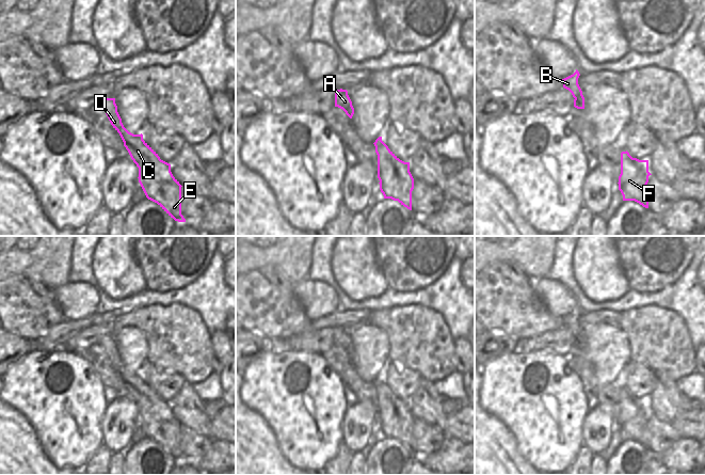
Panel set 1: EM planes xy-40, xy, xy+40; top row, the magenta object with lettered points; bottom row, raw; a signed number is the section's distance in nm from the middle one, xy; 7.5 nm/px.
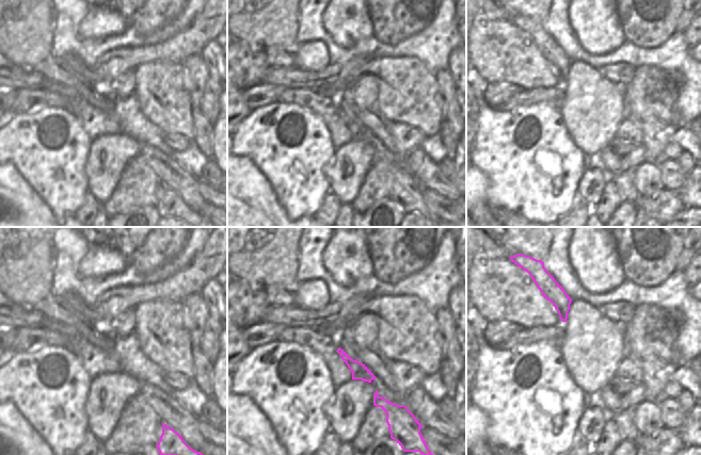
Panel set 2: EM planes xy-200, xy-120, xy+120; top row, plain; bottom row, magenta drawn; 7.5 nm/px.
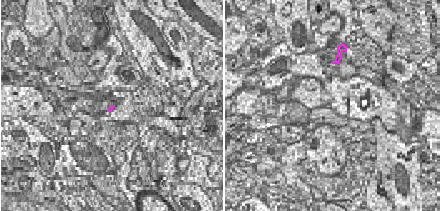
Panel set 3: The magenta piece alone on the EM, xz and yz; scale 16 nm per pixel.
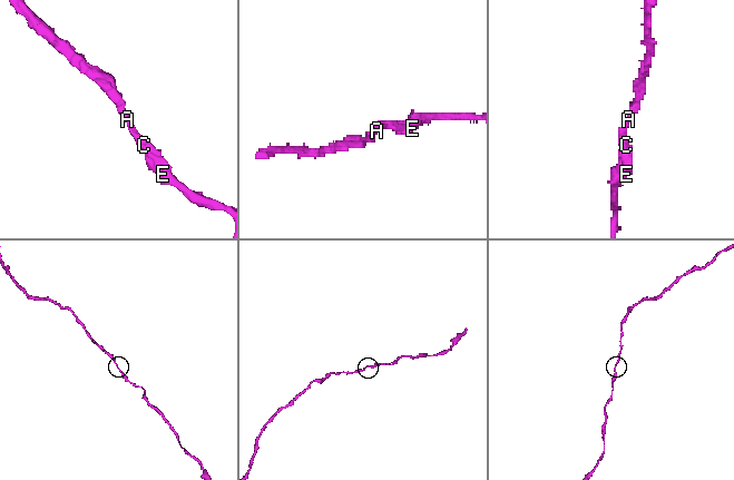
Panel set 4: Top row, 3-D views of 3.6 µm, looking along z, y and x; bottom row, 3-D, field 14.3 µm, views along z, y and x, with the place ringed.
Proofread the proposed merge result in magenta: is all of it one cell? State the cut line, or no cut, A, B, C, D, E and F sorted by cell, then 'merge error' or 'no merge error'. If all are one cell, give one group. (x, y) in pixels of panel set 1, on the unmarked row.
cut none; groups A B C D E F; no merge error

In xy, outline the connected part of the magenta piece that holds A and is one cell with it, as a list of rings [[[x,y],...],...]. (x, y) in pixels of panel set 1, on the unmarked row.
[[[340,328],[335,330],[335,346],[342,348],[346,353],[352,358],[354,353],[354,347],[347,329]]]

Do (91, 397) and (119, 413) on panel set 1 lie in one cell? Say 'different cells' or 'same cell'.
different cells

